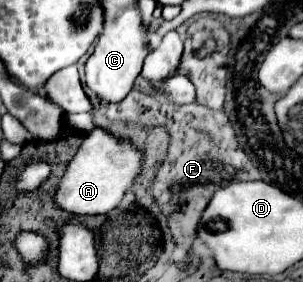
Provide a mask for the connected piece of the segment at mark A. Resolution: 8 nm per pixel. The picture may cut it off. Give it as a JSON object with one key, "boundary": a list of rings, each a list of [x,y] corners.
{"boundary":[[[94,128],[86,134],[76,156],[68,162],[68,168],[60,178],[60,184],[52,198],[62,210],[70,214],[78,214],[78,216],[106,214],[122,200],[130,184],[134,182],[136,174],[140,172],[140,164],[142,164],[142,154],[138,150],[118,142],[108,132]]]}

